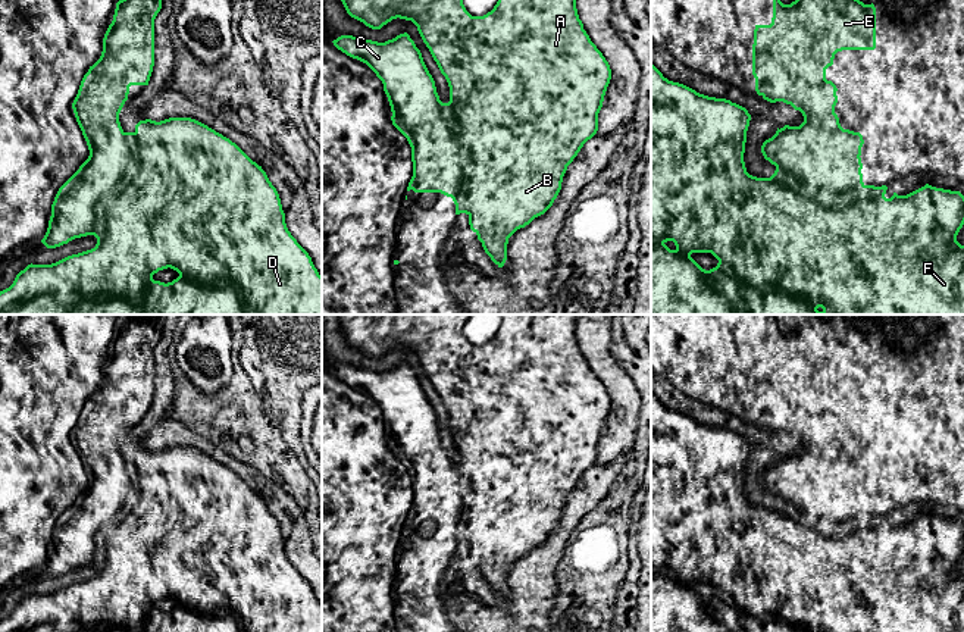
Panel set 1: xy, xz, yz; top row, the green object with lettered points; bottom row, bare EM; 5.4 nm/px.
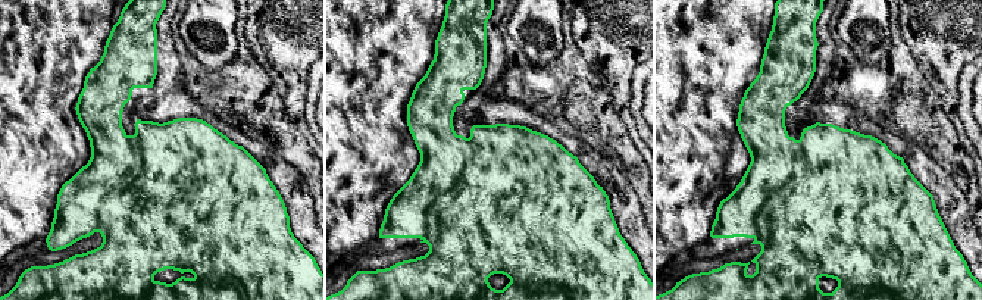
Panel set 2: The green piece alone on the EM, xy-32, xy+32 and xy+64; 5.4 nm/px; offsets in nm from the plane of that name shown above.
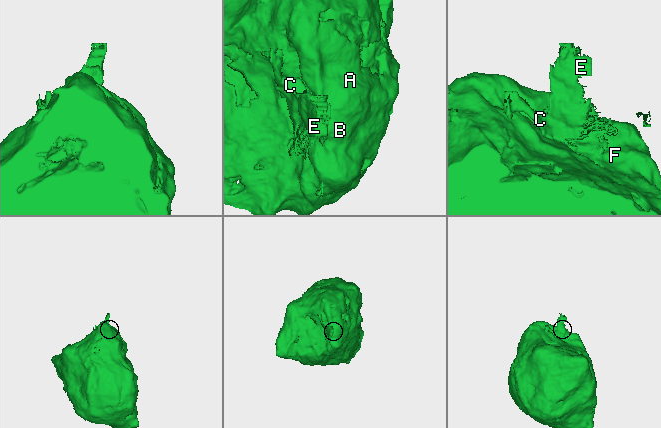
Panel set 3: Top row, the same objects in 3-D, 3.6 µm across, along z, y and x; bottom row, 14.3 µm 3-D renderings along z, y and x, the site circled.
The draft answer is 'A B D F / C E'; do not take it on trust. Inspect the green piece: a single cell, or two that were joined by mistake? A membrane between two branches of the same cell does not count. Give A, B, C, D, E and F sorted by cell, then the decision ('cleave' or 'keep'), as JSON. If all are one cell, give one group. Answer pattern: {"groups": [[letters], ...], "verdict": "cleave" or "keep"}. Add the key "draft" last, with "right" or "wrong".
{"groups": [["A", "B", "D", "F"], ["C", "E"]], "verdict": "cleave", "draft": "right"}

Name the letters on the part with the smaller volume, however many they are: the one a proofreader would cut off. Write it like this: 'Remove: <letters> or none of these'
Remove: C, E

